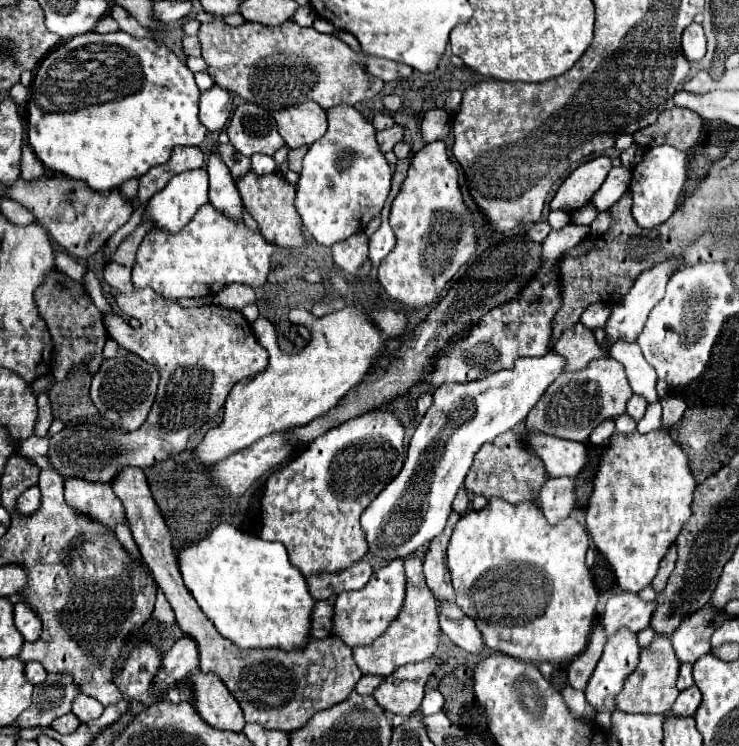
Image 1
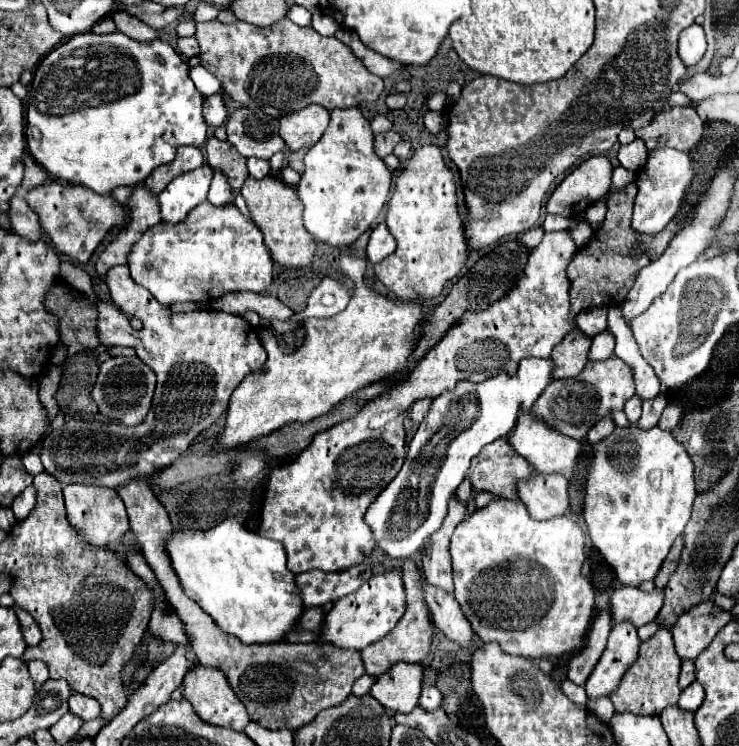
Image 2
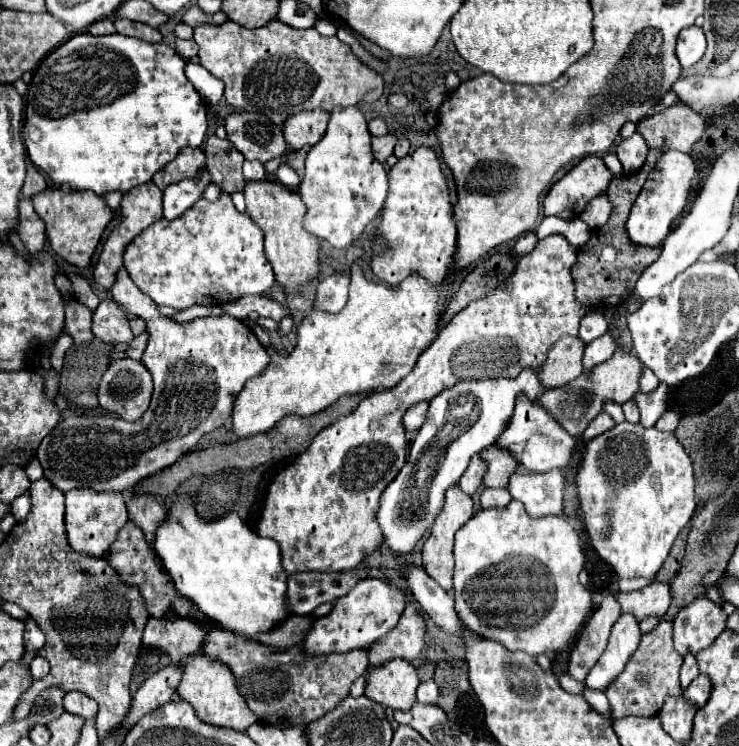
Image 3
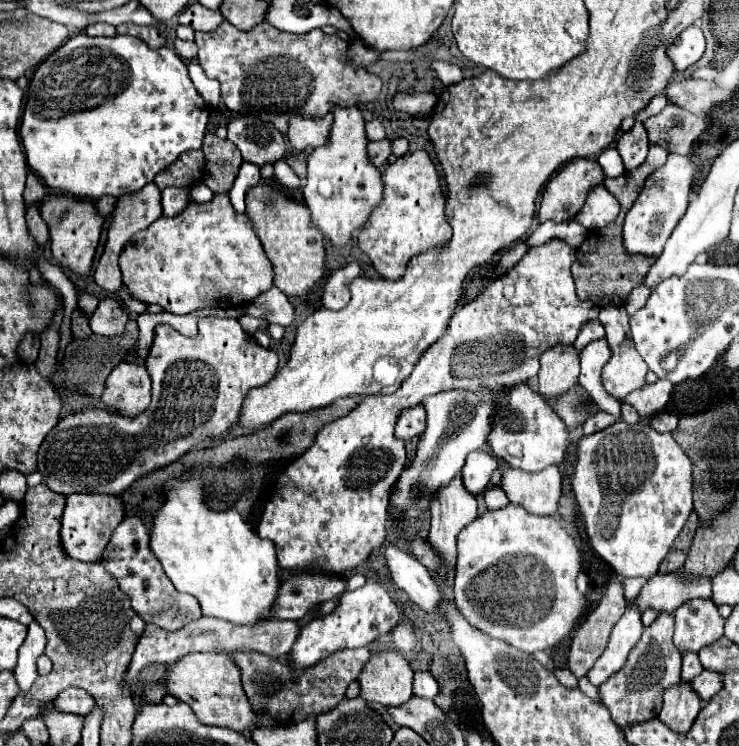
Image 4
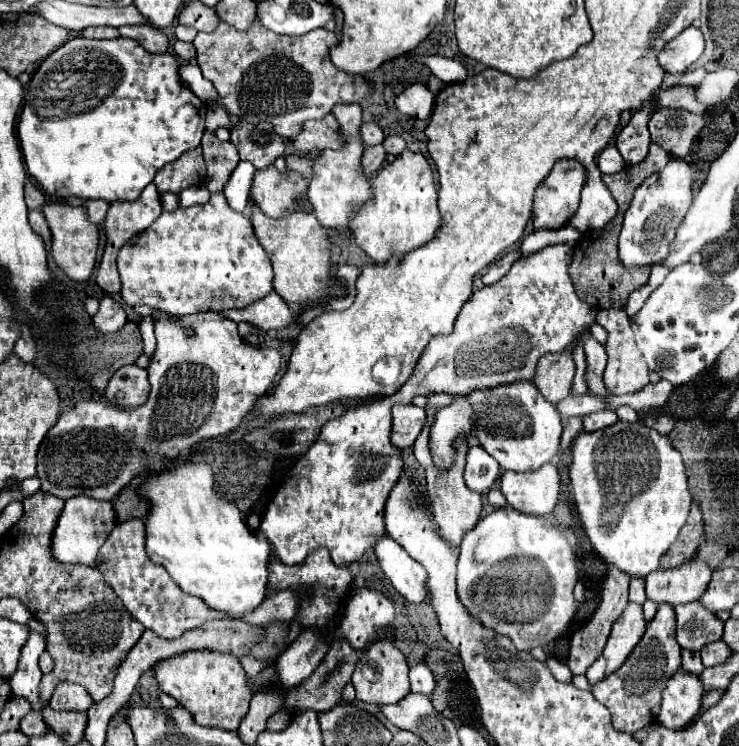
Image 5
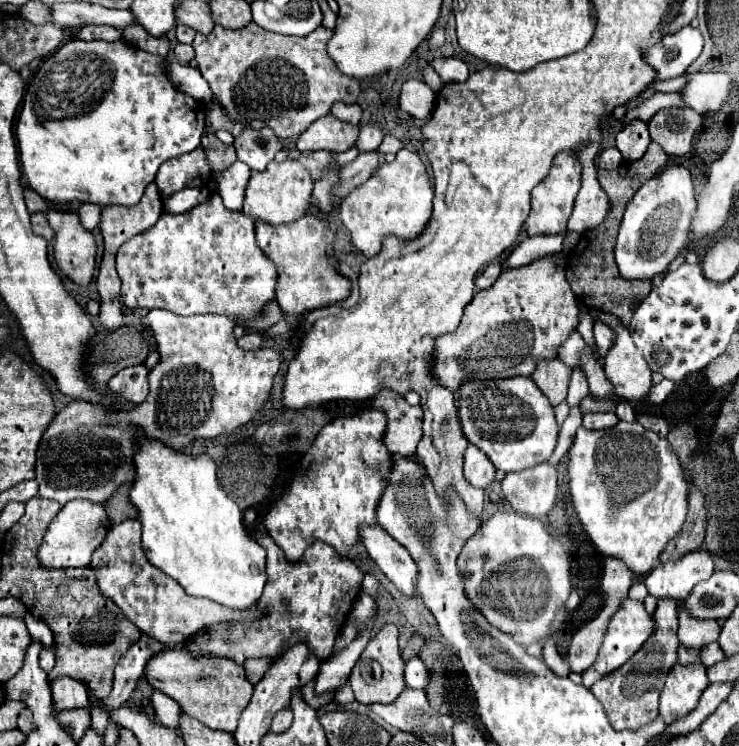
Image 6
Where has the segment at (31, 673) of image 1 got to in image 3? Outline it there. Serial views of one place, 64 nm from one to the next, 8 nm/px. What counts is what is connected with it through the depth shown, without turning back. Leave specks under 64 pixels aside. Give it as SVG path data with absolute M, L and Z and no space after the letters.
M36 656L36 658L30 662L30 672L32 672L34 680L42 680L42 678L46 678L48 670L50 670L50 666L48 666L46 658L42 658L42 656Z

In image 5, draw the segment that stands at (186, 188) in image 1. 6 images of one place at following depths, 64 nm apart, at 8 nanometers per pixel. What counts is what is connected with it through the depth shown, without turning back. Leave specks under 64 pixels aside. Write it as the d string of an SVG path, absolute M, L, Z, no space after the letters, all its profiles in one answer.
M164 192L164 194L160 194L160 202L162 202L162 208L164 208L166 212L172 212L172 210L180 208L180 198L178 198L178 194L174 194L174 192Z

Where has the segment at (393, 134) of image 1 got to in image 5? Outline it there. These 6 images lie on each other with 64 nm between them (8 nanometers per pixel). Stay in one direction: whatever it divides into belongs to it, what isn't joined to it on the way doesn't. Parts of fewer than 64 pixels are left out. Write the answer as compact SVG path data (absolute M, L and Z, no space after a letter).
M382 144L366 146L366 150L364 150L364 168L368 170L368 174L378 172L384 162L386 162L386 150L384 150Z

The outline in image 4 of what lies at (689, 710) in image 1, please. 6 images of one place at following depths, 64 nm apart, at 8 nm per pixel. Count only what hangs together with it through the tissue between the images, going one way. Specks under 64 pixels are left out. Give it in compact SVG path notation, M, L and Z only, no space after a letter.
M704 670L700 676L696 676L692 680L690 686L700 696L702 702L708 702L720 690L720 674L710 672L710 670Z

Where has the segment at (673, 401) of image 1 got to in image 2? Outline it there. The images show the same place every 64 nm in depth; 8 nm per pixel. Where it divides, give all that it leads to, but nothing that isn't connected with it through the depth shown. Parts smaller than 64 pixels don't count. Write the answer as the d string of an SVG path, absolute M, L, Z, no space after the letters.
M670 402L670 404L664 408L664 412L662 412L662 418L660 418L660 422L658 422L658 428L672 430L672 428L680 422L680 418L682 418L682 406Z

